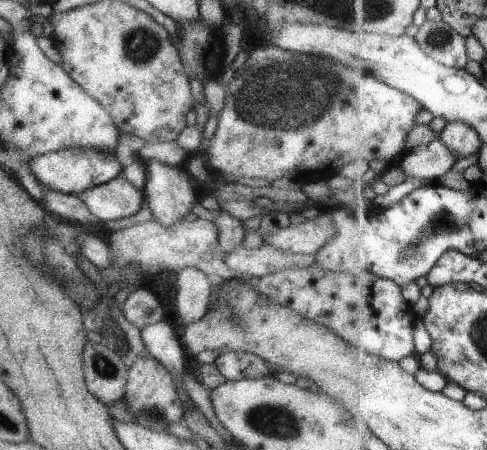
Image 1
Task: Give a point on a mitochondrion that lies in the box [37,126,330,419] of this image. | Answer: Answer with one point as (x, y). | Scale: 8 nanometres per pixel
(103, 367)

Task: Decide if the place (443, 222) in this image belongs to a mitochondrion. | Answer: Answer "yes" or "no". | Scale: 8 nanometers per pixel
yes

